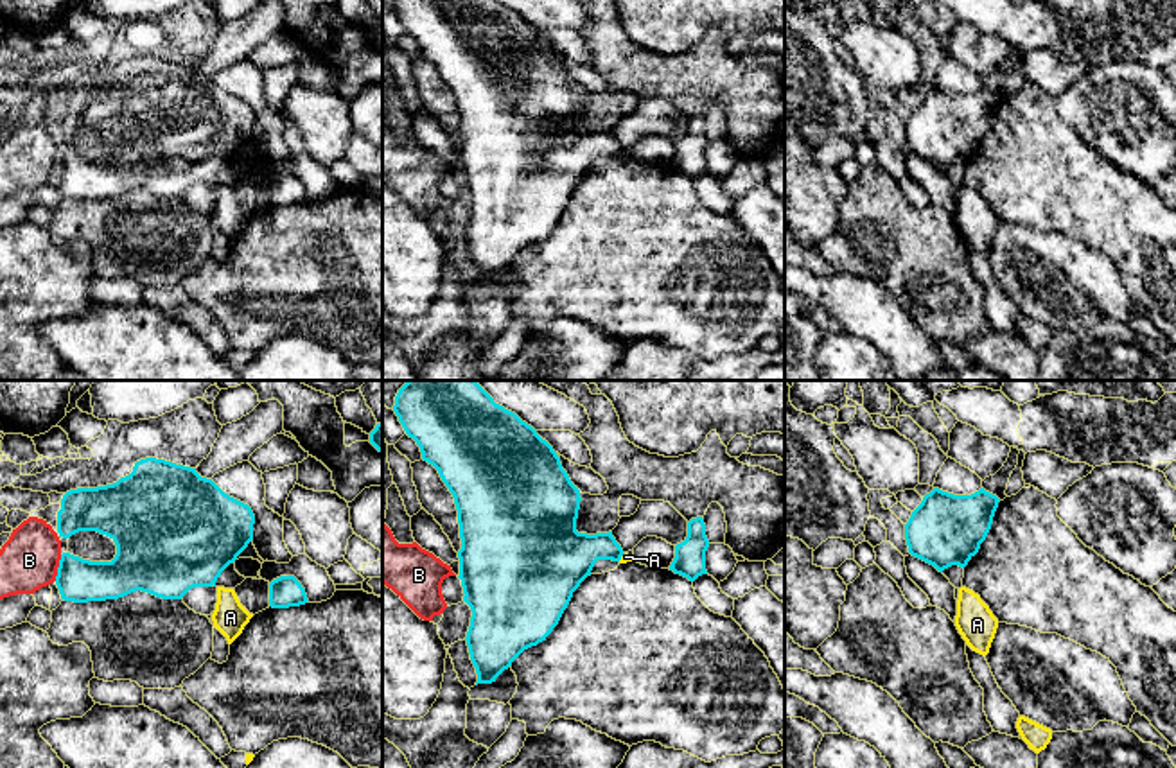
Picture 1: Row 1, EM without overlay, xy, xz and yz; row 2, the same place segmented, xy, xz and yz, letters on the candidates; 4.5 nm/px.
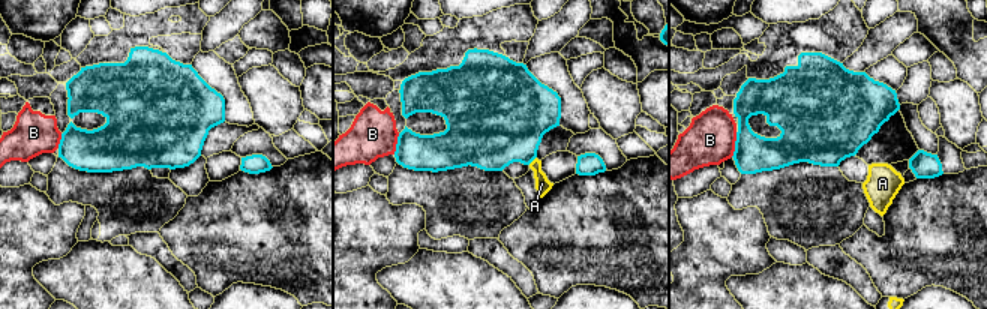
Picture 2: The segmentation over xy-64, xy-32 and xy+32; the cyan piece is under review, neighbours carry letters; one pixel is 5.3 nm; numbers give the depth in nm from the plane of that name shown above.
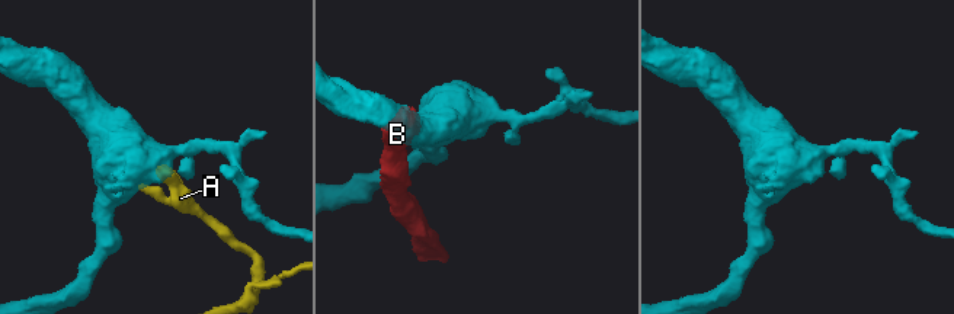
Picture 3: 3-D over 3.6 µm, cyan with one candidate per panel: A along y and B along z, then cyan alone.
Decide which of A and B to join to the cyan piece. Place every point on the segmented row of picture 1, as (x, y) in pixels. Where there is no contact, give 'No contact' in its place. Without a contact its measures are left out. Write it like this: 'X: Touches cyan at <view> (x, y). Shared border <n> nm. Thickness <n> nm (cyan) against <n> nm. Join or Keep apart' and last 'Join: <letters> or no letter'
A: Touches cyan at xz (622, 555). Shared border 50 nm. Thickness 260 nm (cyan) against 40 nm. Keep apart
B: Touches cyan at xy (58, 567). Shared border 120 nm. Thickness 190 nm (cyan) against 260 nm. Keep apart
Join: no letter

